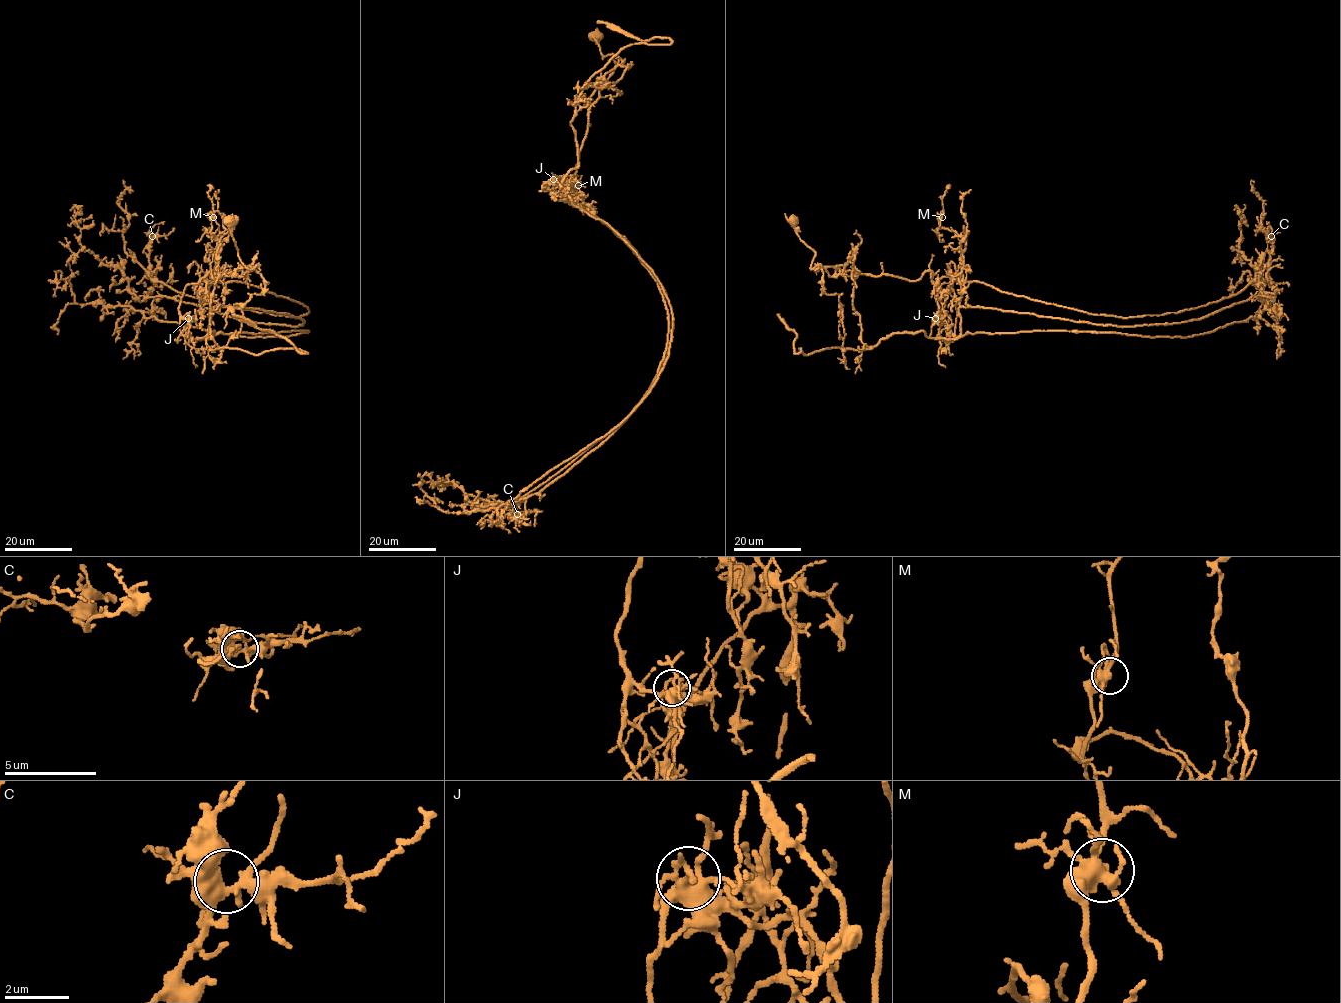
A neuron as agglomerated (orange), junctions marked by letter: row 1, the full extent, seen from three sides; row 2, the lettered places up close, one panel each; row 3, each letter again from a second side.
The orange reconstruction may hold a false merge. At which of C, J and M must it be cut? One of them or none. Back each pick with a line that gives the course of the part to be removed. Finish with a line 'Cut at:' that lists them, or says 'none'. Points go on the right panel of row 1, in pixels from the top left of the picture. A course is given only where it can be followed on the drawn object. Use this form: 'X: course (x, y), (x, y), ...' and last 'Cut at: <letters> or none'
J: course (935, 318), (944, 314), (945, 298), (931, 271), (908, 280), (822, 268), (822, 290), (838, 295), (849, 369)
Cut at: J

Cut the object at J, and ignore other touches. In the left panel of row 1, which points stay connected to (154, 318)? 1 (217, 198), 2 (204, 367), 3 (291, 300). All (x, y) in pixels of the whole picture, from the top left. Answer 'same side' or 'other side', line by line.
1: same side
2: same side
3: same side

